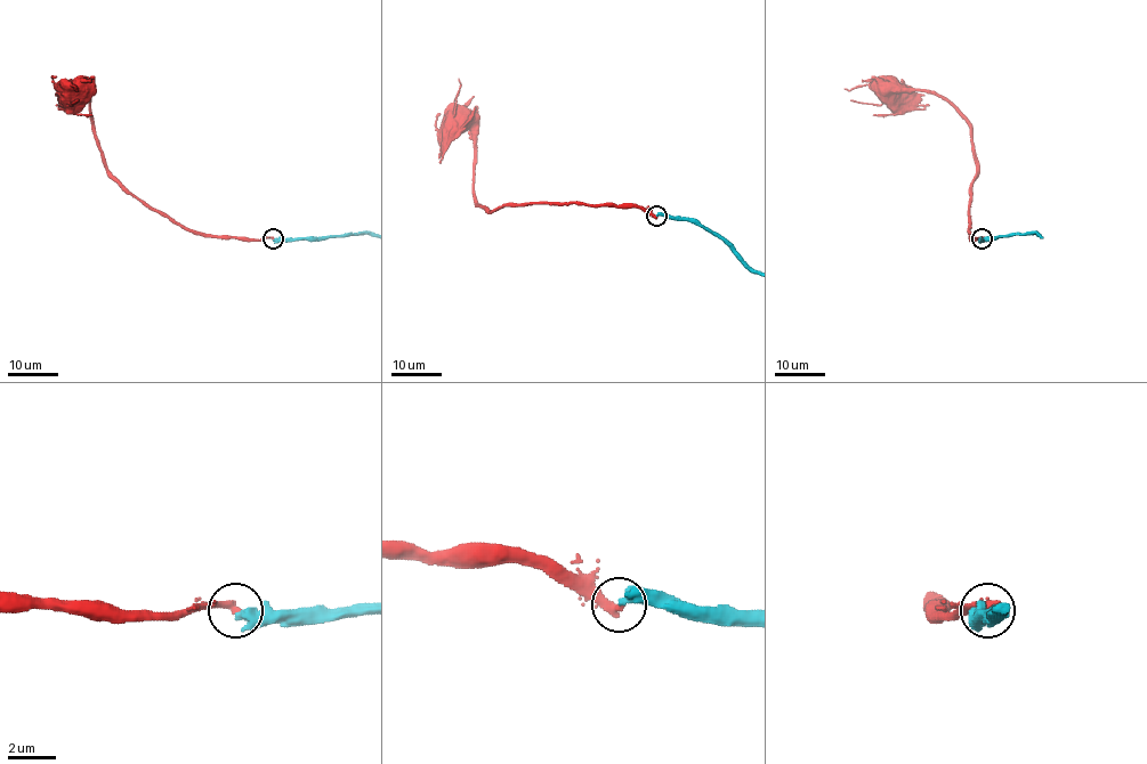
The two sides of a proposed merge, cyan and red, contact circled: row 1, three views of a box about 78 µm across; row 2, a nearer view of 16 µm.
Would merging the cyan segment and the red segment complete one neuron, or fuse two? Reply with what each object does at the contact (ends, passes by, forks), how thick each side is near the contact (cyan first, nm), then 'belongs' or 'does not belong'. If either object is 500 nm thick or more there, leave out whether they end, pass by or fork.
cyan ends there; red ends there; 460 nm thick on the cyan side, 360 nm on the other; does not belong

